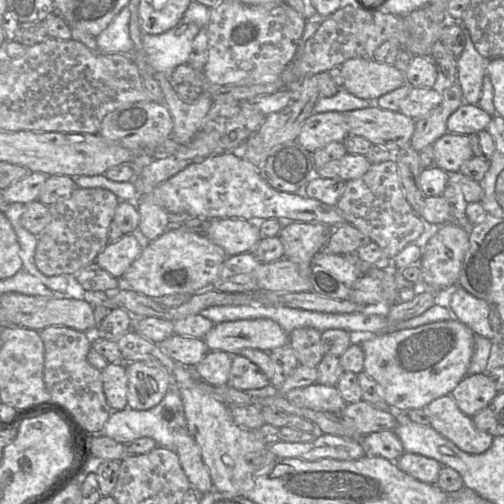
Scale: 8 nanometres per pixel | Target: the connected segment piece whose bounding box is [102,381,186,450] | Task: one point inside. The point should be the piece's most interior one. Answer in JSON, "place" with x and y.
{"place":[160,422]}

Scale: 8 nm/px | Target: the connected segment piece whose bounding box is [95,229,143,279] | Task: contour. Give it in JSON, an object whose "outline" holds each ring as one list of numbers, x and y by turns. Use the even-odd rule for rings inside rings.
{"outline":[[137,229,115,242,109,242,95,263,117,279,121,279,142,252,143,235]]}

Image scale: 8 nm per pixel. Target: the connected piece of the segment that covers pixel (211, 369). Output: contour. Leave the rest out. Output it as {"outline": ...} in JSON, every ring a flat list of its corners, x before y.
{"outline":[[209,351,194,367,194,374,209,385,227,385,231,364,232,355,224,351]]}

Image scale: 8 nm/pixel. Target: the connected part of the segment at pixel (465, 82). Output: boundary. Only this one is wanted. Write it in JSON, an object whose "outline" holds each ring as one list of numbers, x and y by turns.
{"outline":[[462,25,465,36,465,47,458,57,458,71,456,80,460,85,464,102,478,104,481,98,484,76,487,74,487,61,476,49,470,31]]}

